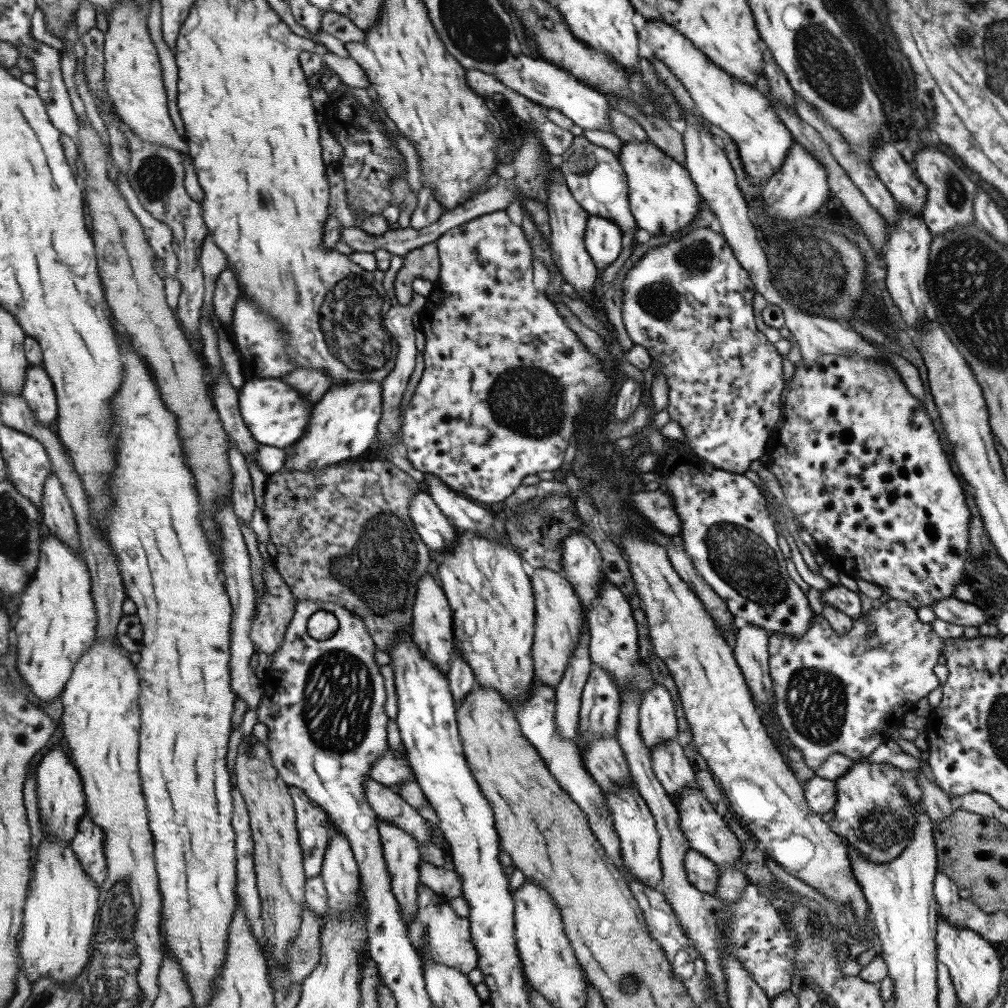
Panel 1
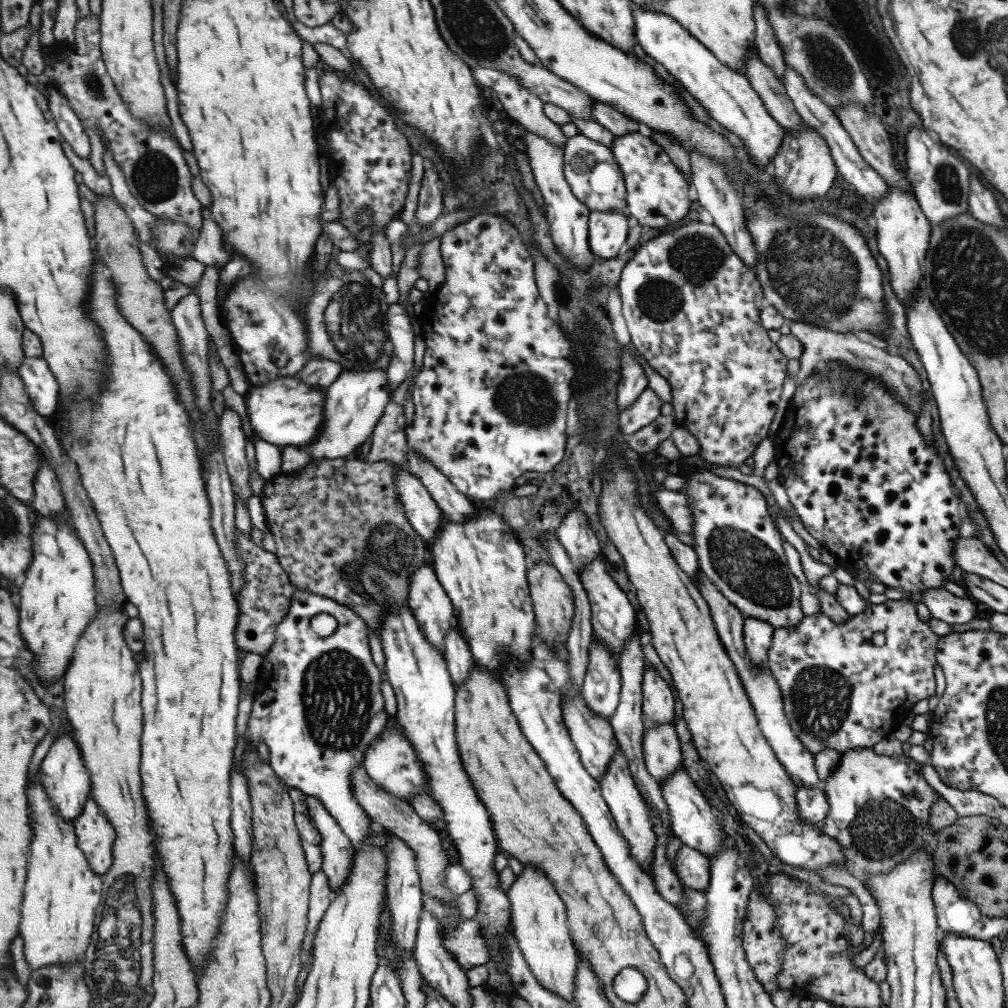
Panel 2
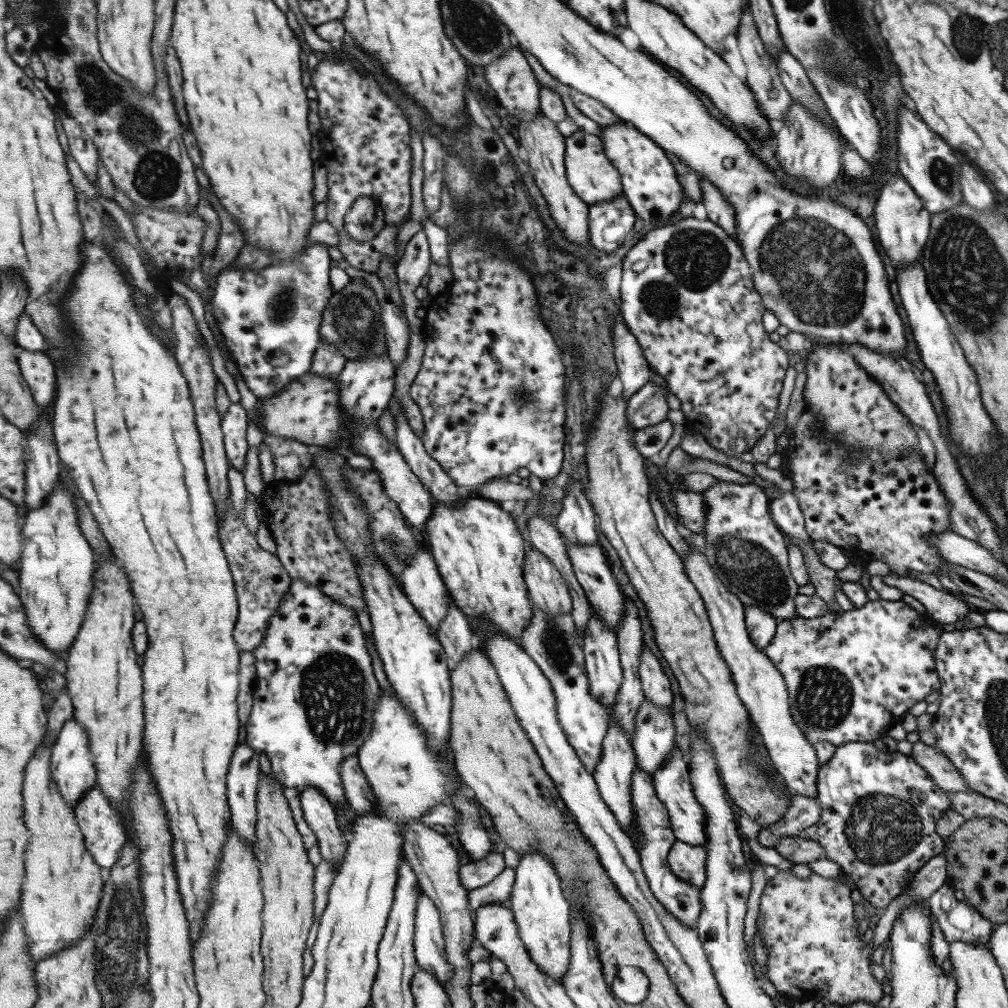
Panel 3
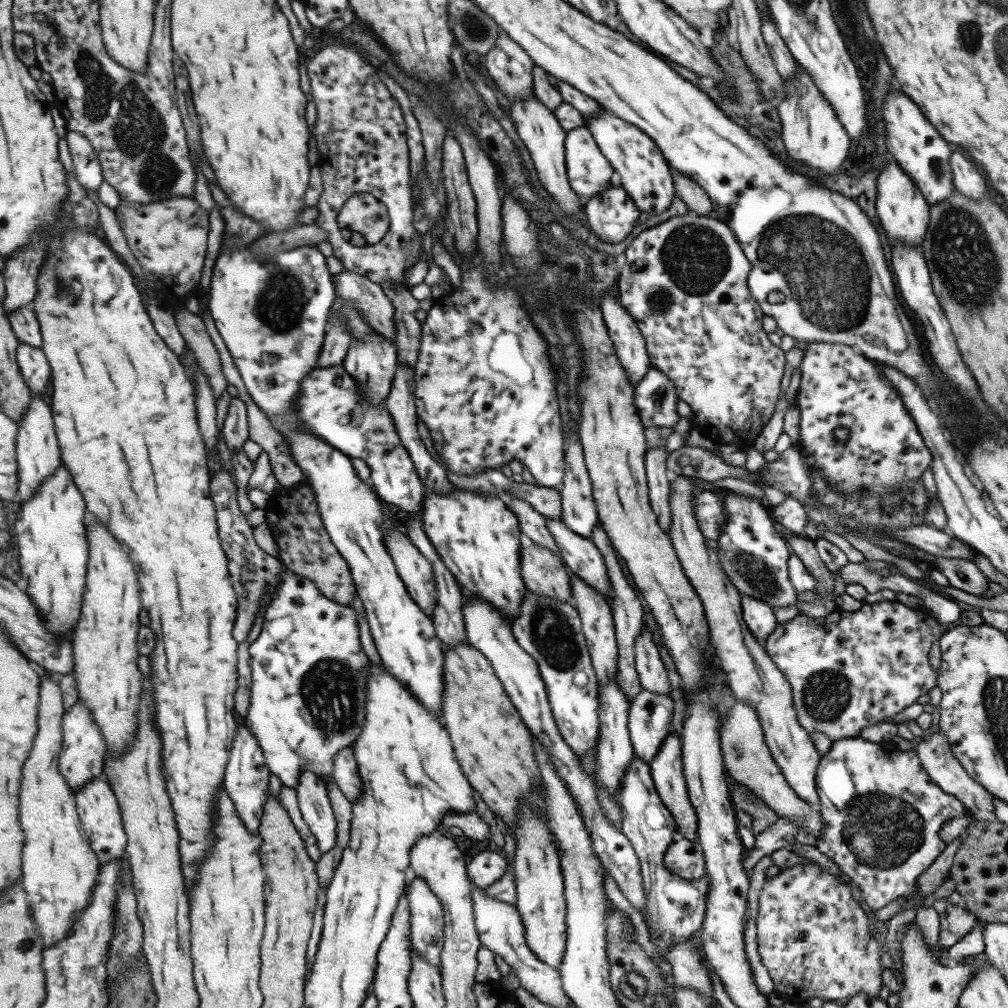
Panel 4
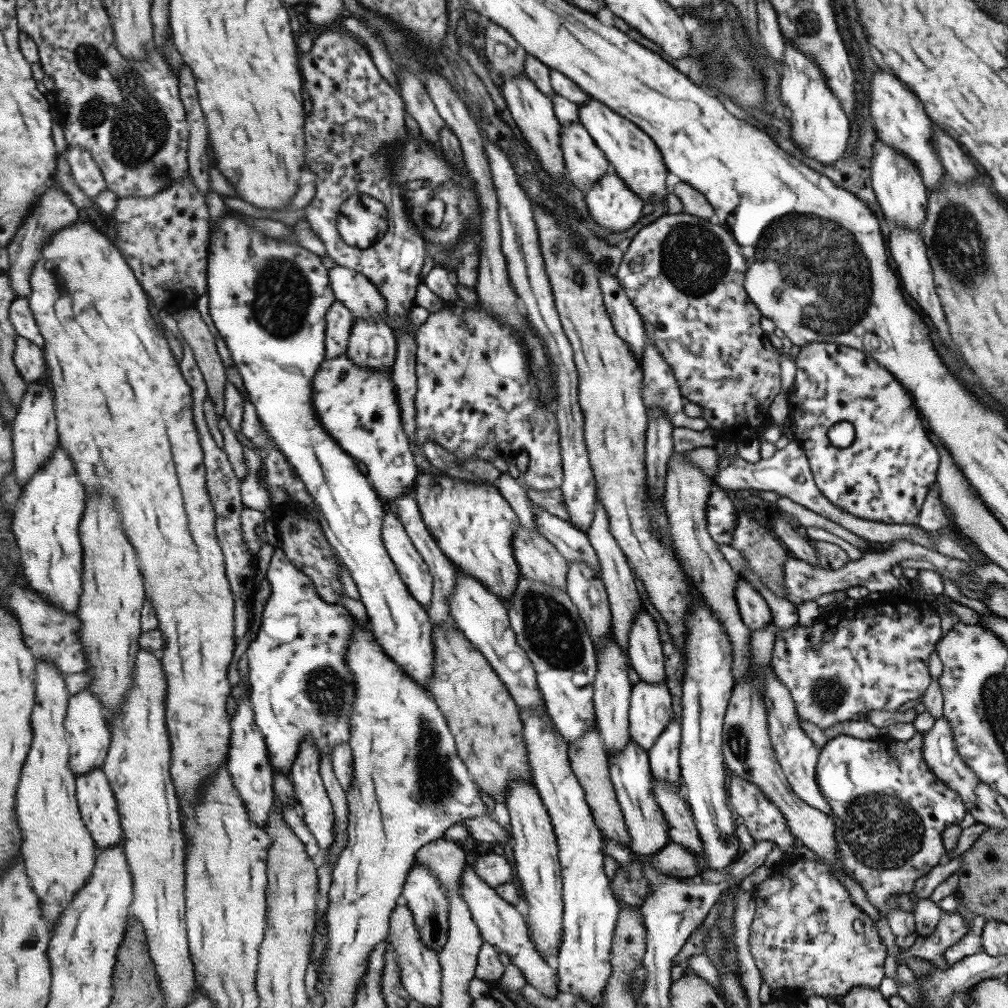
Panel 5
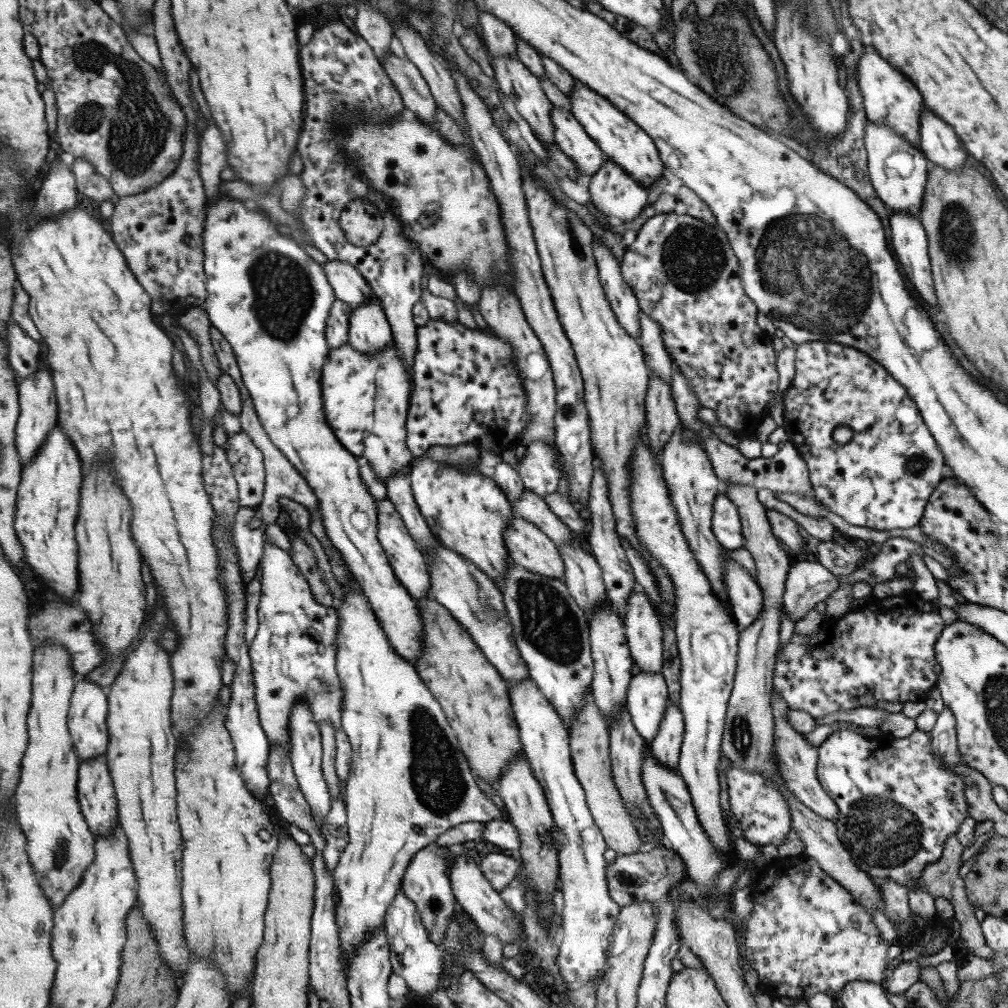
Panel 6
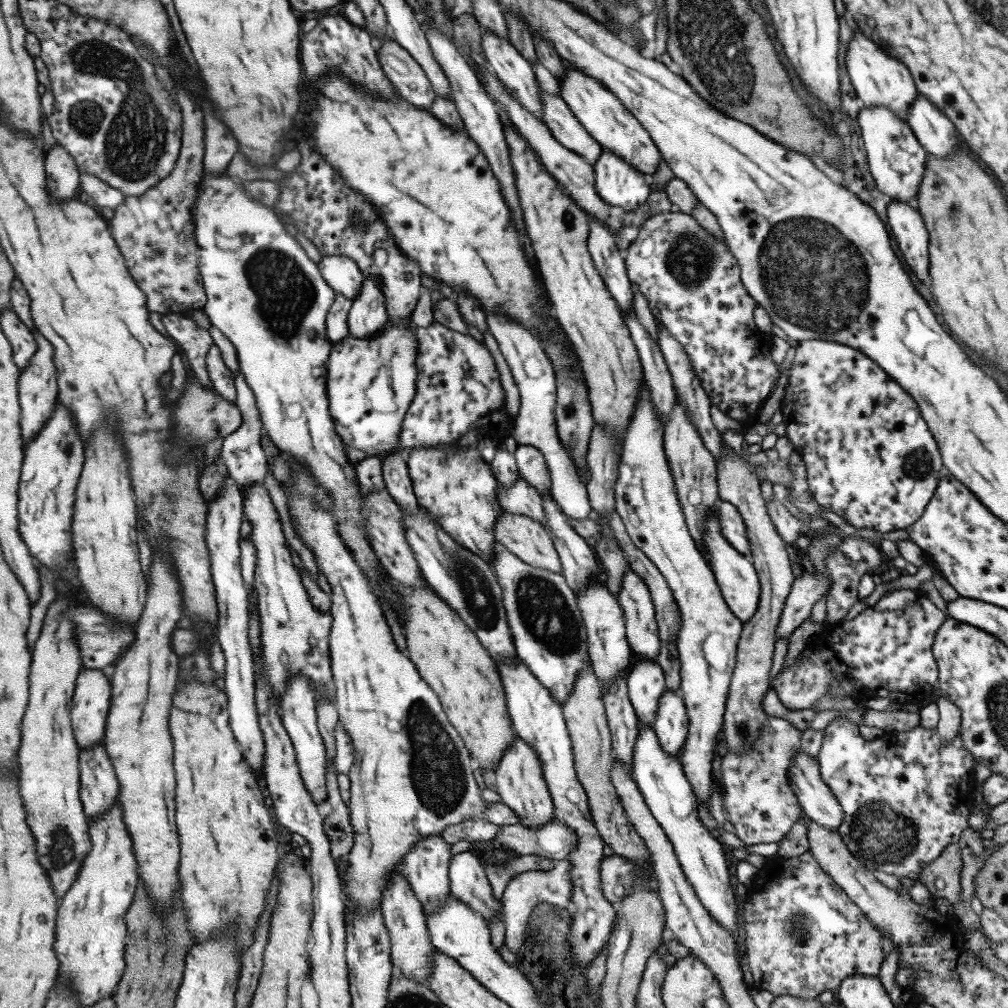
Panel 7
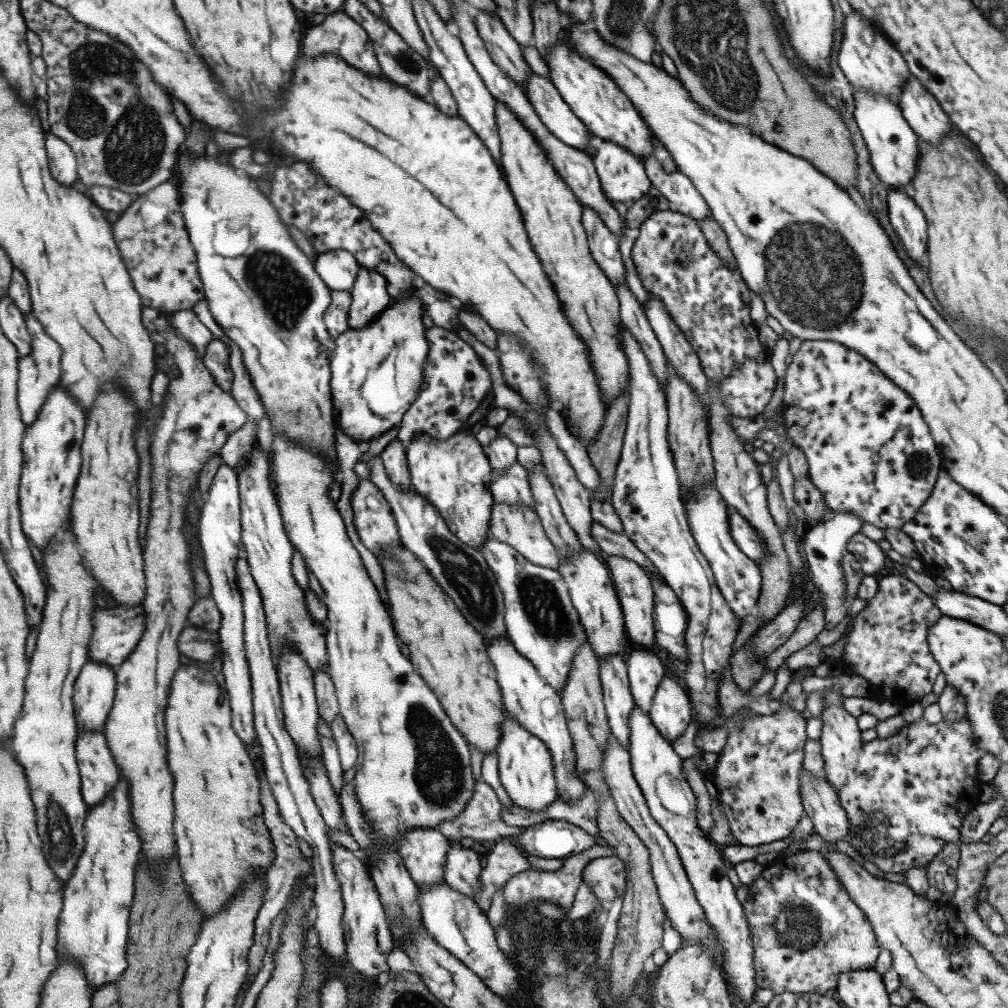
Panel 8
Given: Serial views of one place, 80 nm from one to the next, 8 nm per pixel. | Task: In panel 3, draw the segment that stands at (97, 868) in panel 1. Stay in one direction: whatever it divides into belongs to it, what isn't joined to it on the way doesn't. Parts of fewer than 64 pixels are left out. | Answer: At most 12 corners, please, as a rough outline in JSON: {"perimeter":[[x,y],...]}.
{"perimeter":[[95,786],[77,807],[85,846],[108,873],[128,839]]}

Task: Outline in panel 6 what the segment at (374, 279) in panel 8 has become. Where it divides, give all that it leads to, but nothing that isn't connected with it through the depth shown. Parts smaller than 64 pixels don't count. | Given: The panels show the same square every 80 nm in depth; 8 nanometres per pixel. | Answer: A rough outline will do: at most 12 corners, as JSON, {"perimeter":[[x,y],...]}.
{"perimeter":[[376,296],[352,312],[348,342],[380,354],[394,342]]}

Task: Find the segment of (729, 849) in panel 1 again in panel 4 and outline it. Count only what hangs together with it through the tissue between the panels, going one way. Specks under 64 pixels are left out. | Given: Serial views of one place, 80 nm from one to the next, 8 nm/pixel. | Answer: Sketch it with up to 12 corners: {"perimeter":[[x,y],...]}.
{"perimeter":[[670,729],[648,763],[654,789],[695,841],[697,819],[682,771],[680,737]]}

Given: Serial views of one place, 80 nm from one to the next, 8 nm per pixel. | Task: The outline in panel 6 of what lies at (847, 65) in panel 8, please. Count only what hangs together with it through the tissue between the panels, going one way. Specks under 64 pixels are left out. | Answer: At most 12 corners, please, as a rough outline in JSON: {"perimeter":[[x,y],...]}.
{"perimeter":[[864,46],[857,82],[866,120],[920,150],[921,95]]}

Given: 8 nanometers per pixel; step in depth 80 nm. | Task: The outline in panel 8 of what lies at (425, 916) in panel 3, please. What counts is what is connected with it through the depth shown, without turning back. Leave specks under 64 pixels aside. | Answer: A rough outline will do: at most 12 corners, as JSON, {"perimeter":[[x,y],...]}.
{"perimeter":[[414,828],[399,852],[416,888],[442,882],[448,840]]}

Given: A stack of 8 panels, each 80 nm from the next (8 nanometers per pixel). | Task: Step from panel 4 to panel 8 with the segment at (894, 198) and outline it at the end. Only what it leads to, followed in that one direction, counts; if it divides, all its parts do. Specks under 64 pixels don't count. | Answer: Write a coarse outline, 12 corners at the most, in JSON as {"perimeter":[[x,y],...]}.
{"perimeter":[[854,90],[854,120],[872,171],[908,190],[918,138],[897,103]]}

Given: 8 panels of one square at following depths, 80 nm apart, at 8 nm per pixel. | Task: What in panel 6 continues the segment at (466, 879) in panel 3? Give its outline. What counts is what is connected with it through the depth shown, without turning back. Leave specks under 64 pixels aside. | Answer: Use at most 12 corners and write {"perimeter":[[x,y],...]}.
{"perimeter":[[498,850],[478,867],[499,892],[521,873],[516,855]]}

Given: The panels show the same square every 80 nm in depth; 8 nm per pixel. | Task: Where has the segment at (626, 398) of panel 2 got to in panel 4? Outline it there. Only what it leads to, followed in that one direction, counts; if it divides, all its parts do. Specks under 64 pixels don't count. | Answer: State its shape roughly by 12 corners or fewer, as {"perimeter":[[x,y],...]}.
{"perimeter":[[618,295],[600,311],[615,356],[634,387],[649,367],[644,336]]}

